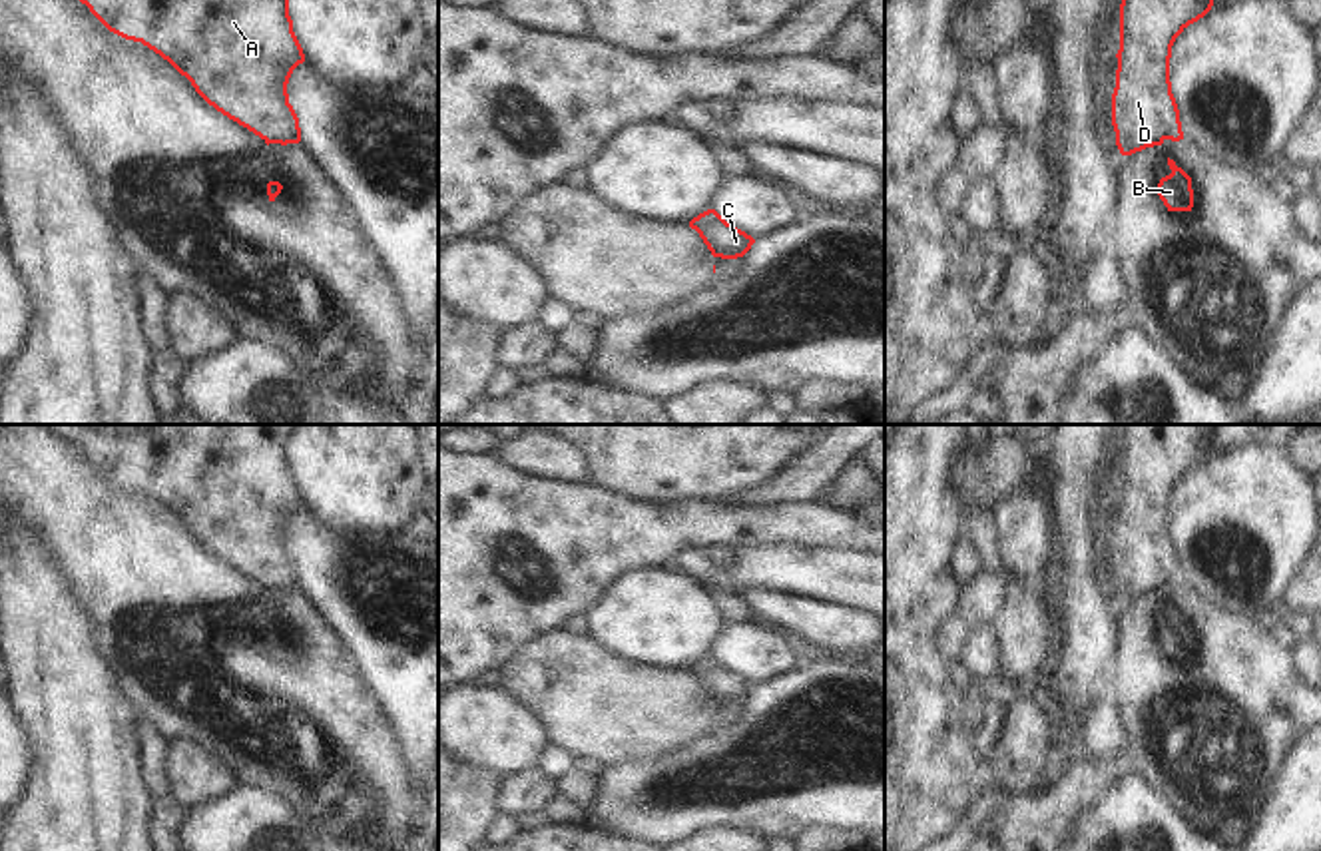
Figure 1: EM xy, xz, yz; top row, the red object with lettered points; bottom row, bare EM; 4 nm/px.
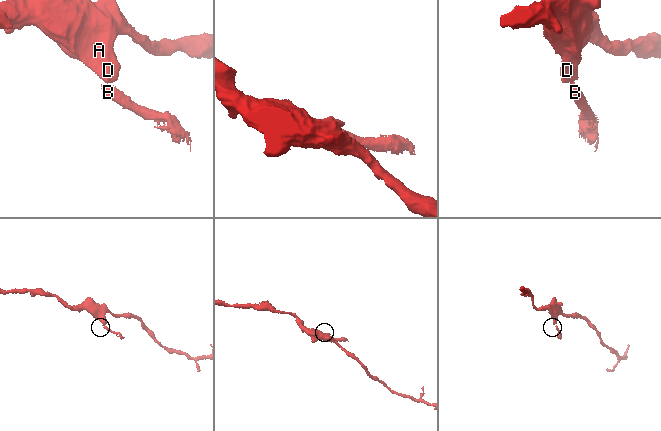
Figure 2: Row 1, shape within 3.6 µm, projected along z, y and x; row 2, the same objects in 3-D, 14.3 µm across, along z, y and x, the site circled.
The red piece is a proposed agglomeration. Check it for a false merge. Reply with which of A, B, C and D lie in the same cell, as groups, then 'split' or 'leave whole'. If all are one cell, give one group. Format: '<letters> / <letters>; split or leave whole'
A C D / B; split

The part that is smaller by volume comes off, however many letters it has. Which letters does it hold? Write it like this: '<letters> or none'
B

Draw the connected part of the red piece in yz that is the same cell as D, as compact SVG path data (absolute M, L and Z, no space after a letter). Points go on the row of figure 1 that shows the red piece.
M1122 0L1112 126L1122 155L1182 132L1172 94L1170 58L1176 38L1203 18L1213 0Z

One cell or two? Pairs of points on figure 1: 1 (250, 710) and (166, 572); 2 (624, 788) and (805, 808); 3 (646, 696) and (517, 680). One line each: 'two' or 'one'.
1: one
2: one
3: one

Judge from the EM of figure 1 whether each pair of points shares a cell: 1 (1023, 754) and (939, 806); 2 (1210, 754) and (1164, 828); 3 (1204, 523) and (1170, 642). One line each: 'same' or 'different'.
1: same
2: different
3: different

